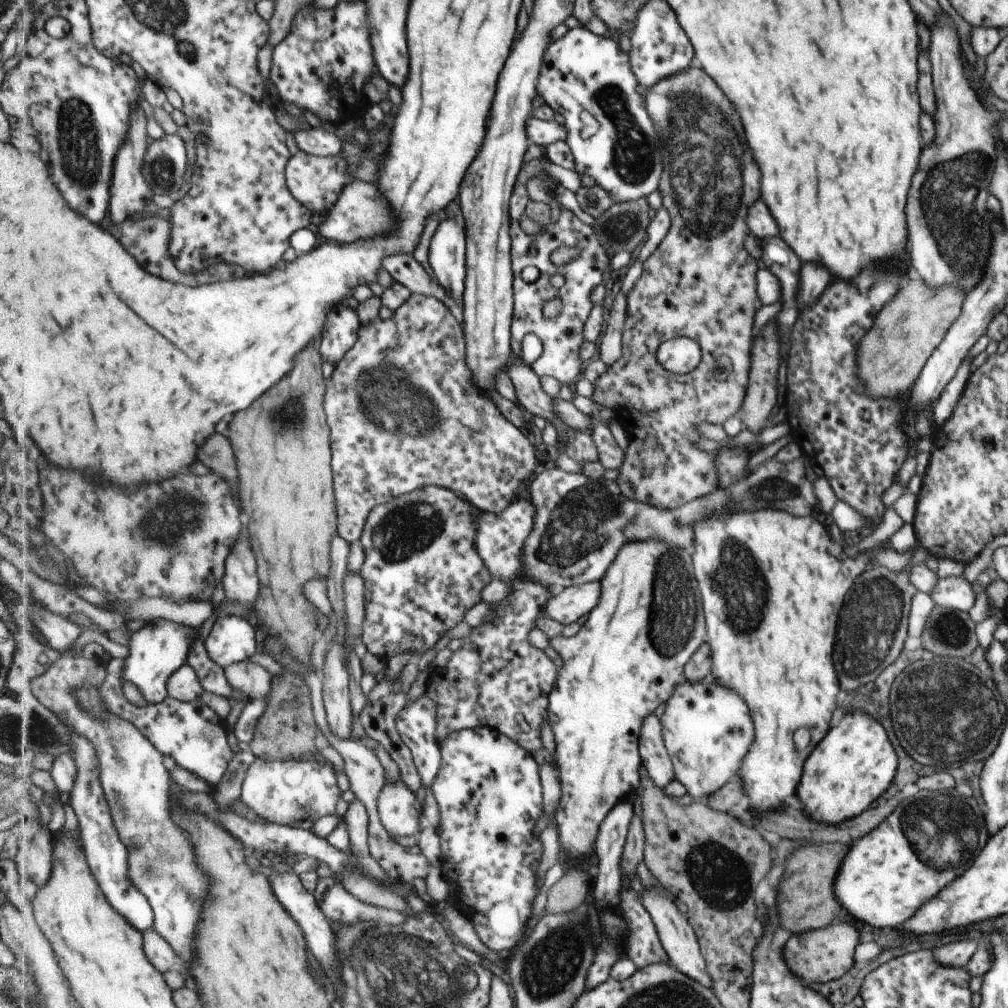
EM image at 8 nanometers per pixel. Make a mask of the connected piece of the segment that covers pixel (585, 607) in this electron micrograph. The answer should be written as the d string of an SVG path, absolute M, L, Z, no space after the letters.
M601 581L559 590L553 600L547 602L545 617L561 625L577 623L585 614L589 616L594 611L600 602L602 590Z

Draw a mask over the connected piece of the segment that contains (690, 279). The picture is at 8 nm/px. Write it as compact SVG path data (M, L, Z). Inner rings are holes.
M690 66L685 72L681 74L675 74L667 80L661 80L659 84L655 84L653 88L650 88L646 93L647 110L651 114L651 118L655 120L655 126L659 135L664 140L664 172L662 175L662 181L658 192L662 196L663 207L671 214L672 226L667 234L667 238L663 240L661 246L653 255L642 265L642 275L637 281L633 290L628 294L627 298L627 317L626 317L626 331L624 332L624 350L623 357L615 362L613 367L609 368L608 372L605 372L595 384L595 394L593 394L592 400L595 400L597 404L601 406L609 406L613 408L617 414L618 425L625 429L628 439L631 441L630 449L626 451L625 464L619 470L620 473L616 478L616 482L619 484L622 494L629 499L645 502L657 506L657 508L663 508L666 510L675 510L675 508L681 508L683 504L700 498L701 496L709 494L715 486L717 486L717 470L715 470L715 454L705 452L703 450L697 450L697 446L693 448L691 442L697 434L693 434L693 426L699 424L699 422L709 422L712 424L722 425L729 416L733 416L739 406L741 406L741 400L746 395L746 387L749 383L749 346L751 346L751 326L753 326L753 320L759 320L759 308L755 308L755 300L757 294L755 294L755 272L759 268L763 268L763 260L759 260L759 256L755 256L755 252L751 252L751 248L747 248L747 236L749 236L749 228L745 224L745 214L747 214L747 208L759 200L759 168L755 164L755 158L753 156L743 156L743 160L739 160L739 156L735 156L735 152L743 152L743 148L749 148L747 144L747 138L745 138L745 128L743 128L743 122L741 122L741 116L739 112L731 106L731 102L725 98L725 94L717 88L717 84L701 70L701 68L693 68ZM705 98L709 98L711 104L715 106L709 106L709 108L701 108L701 104L705 102ZM686 337L693 339L700 349L700 360L697 366L681 375L680 373L673 373L666 370L657 358L657 352L659 352L659 346L663 342L668 342L673 338Z

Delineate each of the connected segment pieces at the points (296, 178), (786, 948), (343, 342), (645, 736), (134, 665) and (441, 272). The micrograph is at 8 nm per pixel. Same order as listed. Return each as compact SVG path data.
M300 150L291 156L289 164L285 168L285 176L287 186L289 186L291 193L302 202L306 208L311 210L311 213L327 212L331 210L337 200L343 194L343 188L349 186L355 176L351 174L349 168L349 160L345 158L344 154L337 154L337 156L319 157Z
M846 922L827 925L800 934L791 934L782 947L783 960L795 976L805 982L829 982L843 976L853 966L853 953L859 942L857 930Z
M335 304L335 308L327 316L327 324L323 330L323 362L335 367L345 358L359 339L361 320L357 309L345 304Z
M655 714L647 716L643 722L640 754L642 766L659 788L665 788L676 780L674 764L664 741L663 724Z
M163 619L149 622L130 636L129 655L125 659L125 668L121 670L123 680L135 684L141 695L149 698L149 702L165 702L169 696L167 684L171 676L175 674L175 670L188 663L189 652L197 640L198 628Z
M447 220L437 228L428 262L438 282L462 302L467 280L467 240L455 220Z

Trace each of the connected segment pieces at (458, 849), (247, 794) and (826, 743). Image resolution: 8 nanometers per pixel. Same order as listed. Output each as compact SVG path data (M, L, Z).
M487 726L478 727L477 729L464 729L457 732L451 732L451 736L447 736L445 740L441 740L440 748L442 753L442 764L439 775L433 784L433 792L439 807L441 808L441 826L438 834L441 836L441 845L443 850L443 866L445 876L451 885L450 893L454 907L469 920L471 930L476 932L478 938L488 948L499 951L511 950L513 946L517 946L523 942L527 924L533 916L533 906L535 906L535 898L539 896L541 888L539 888L539 878L537 878L537 868L543 856L543 842L541 838L535 834L535 826L539 822L539 818L543 816L543 784L541 784L541 776L539 776L539 764L534 756L527 752L525 748L519 746L517 742L511 740L509 736L498 732Z
M257 759L247 771L241 802L269 823L309 831L319 818L337 812L342 793L337 778L336 770L329 764L309 760L267 762Z
M861 710L844 714L811 752L807 768L803 768L803 784L799 784L795 796L801 800L807 818L819 824L833 826L867 811L869 804L889 788L896 774L897 756L886 730Z

